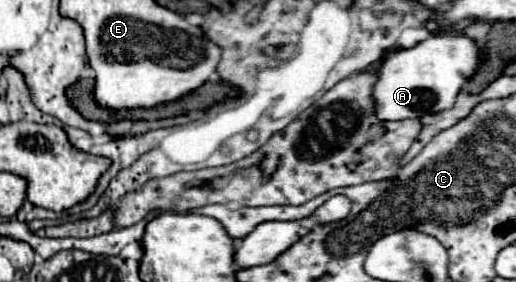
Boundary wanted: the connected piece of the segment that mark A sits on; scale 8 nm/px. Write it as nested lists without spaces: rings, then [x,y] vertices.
[[[458,33],[430,35],[412,49],[392,51],[380,65],[378,81],[372,89],[374,115],[380,121],[420,119],[430,113],[452,109],[464,81],[482,63],[480,47]]]

